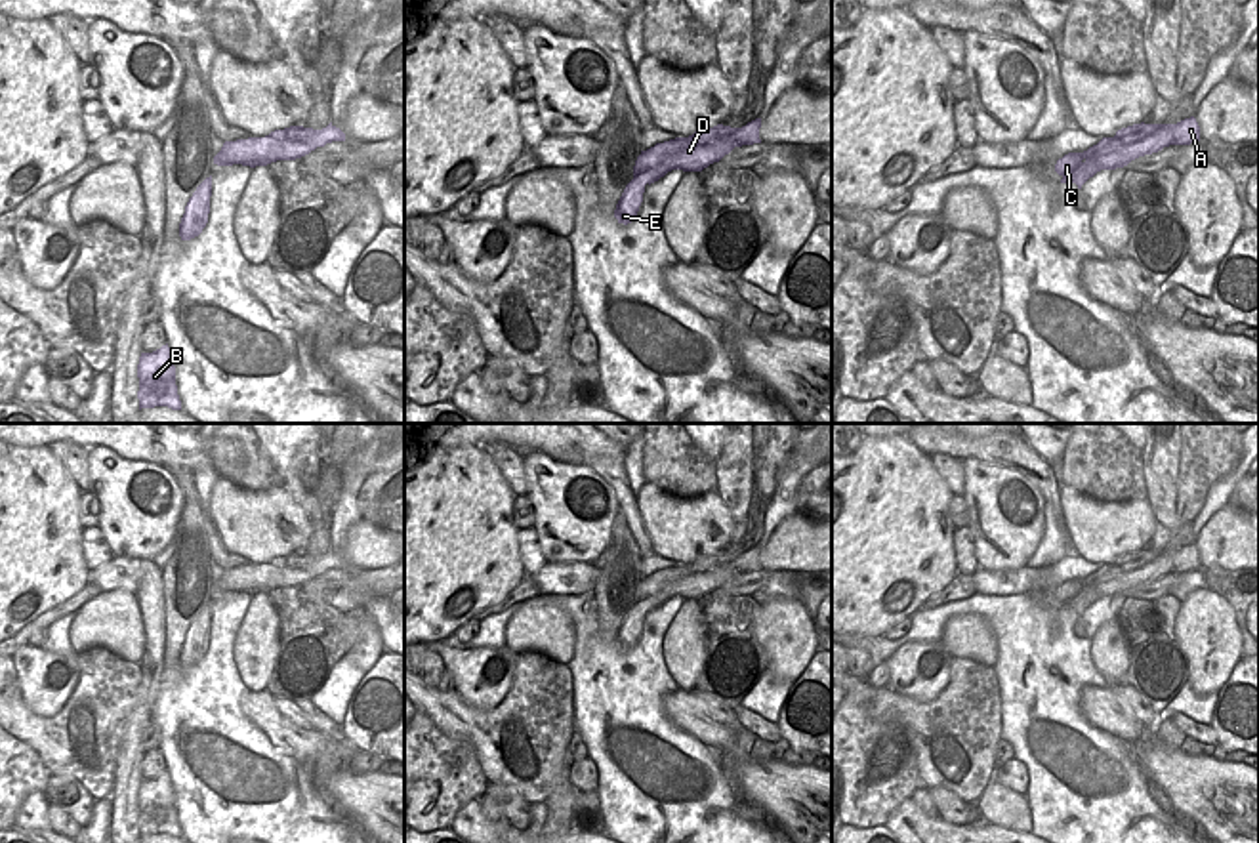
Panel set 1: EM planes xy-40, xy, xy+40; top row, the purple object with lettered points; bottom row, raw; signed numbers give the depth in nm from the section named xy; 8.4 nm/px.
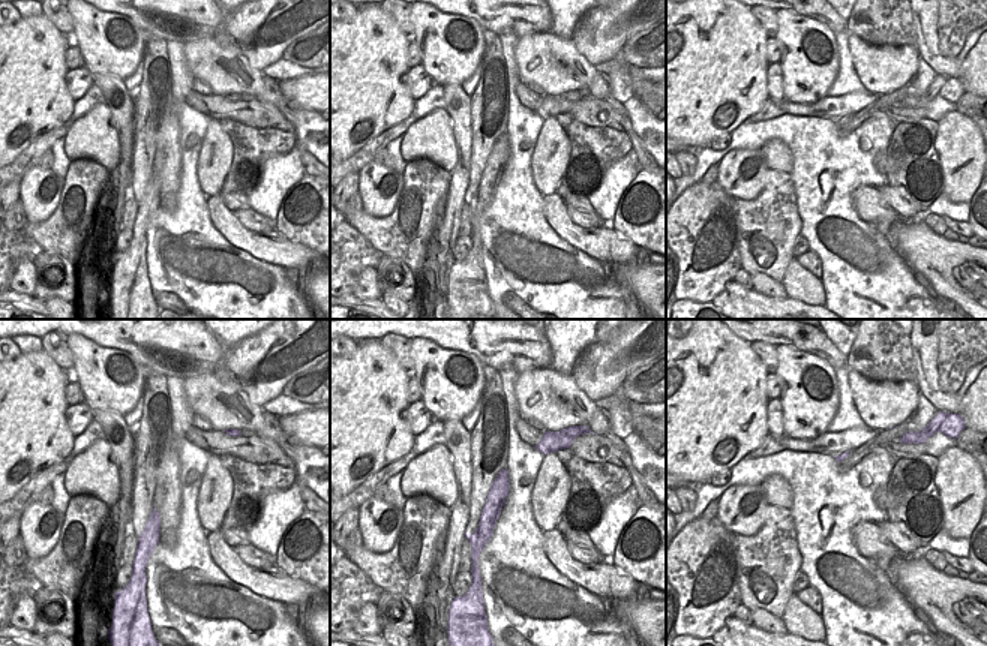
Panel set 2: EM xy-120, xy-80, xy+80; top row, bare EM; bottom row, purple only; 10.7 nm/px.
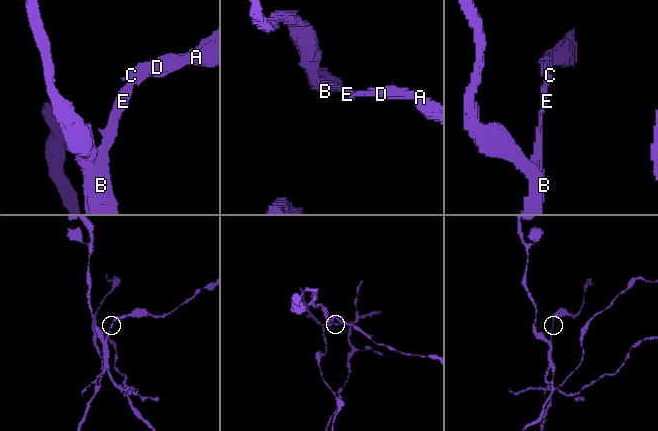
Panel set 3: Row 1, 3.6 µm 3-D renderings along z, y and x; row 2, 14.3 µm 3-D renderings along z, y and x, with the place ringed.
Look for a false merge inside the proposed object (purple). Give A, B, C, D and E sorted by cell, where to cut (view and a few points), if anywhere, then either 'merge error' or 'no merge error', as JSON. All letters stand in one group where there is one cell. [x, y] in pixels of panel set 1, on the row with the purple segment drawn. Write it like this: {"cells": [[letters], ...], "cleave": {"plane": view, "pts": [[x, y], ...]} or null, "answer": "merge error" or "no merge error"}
{"cells": [["A"], ["B", "C", "D", "E"]], "cleave": {"plane": "xy-40", "pts": [[319, 130], [290, 142]]}, "answer": "merge error"}

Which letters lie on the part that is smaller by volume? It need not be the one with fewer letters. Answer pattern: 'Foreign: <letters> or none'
Foreign: A

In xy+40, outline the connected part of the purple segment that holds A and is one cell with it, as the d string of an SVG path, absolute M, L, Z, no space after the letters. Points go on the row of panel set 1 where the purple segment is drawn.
M1194 116L1185 118L1177 124L1167 124L1167 130L1162 137L1152 141L1160 141L1164 147L1169 145L1190 145L1200 141L1200 126Z

